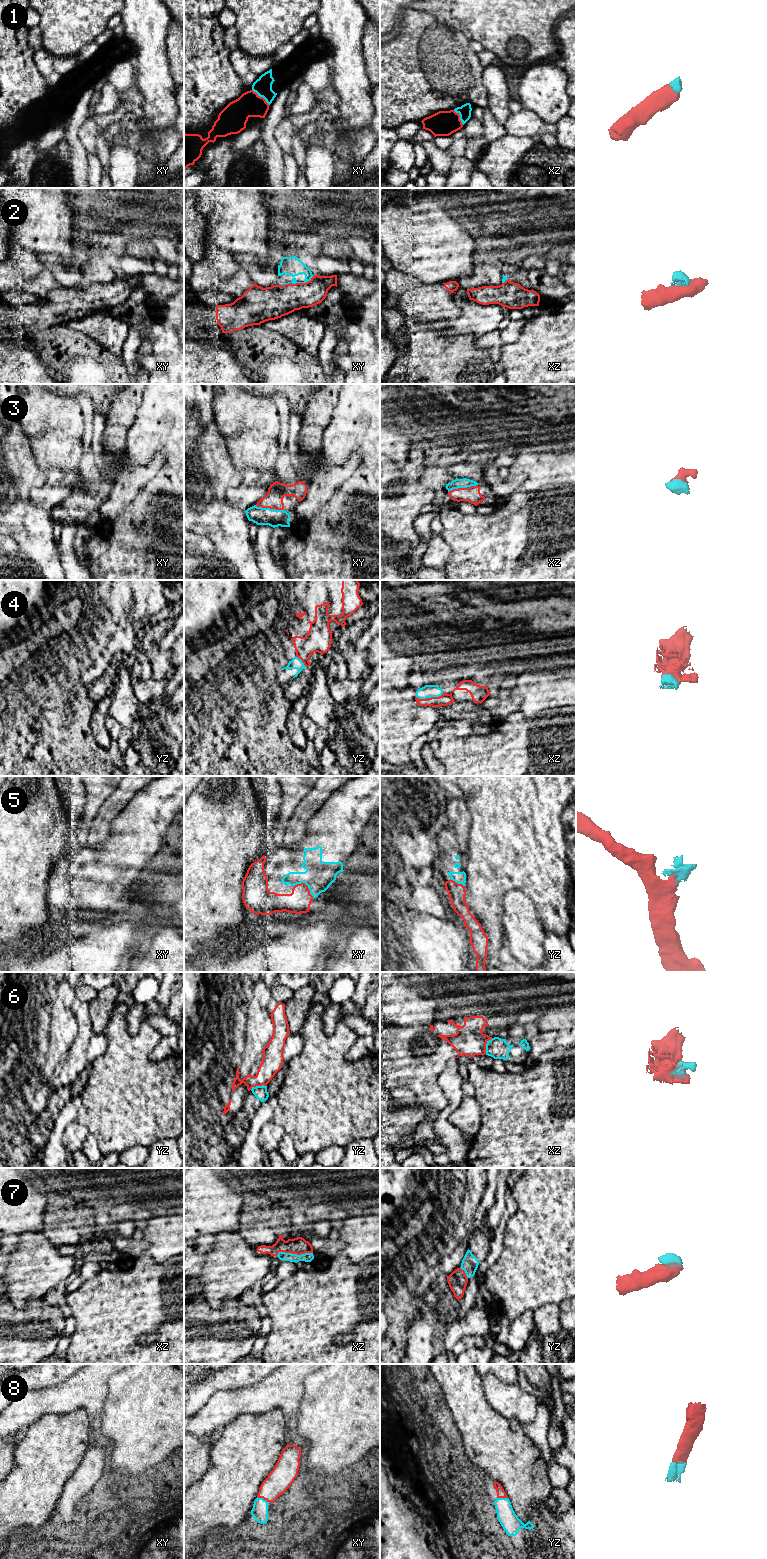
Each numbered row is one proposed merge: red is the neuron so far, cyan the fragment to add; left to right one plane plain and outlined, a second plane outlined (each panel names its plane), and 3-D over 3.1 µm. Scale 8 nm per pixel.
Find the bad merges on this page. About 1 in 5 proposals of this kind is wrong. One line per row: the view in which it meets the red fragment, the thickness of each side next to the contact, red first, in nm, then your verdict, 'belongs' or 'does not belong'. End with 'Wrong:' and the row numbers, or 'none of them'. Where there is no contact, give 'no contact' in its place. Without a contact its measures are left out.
1: xy | 200/140 nm | belongs
2: xy | 260/160 nm | does not belong
3: xz | 130/80 nm | belongs
4: xz | 100/110 nm | belongs
5: xy | 190/240 nm | belongs
6: xz | 240/170 nm | does not belong
7: xz | 140/80 nm | belongs
8: xy | 190/130 nm | belongs
Wrong: 2, 6

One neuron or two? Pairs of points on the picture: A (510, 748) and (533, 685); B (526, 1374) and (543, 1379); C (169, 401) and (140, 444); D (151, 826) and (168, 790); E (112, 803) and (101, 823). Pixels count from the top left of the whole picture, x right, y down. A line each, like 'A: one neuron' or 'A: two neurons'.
A: two neurons
B: one neuron
C: one neuron
D: one neuron
E: one neuron

